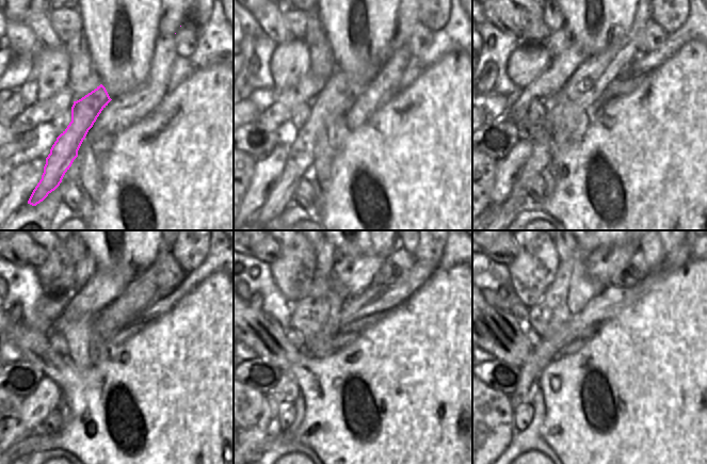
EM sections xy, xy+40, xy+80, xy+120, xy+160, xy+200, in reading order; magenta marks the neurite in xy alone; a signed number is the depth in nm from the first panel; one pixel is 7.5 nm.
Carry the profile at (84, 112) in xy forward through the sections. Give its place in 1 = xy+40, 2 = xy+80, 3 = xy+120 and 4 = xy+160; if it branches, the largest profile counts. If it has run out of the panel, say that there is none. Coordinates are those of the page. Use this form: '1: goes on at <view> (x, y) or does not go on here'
1: goes on at xy+40 (341, 89)
2: goes on at xy+80 (584, 88)
3: goes on at xy+120 (122, 312)
4: goes on at xy+160 (387, 275)

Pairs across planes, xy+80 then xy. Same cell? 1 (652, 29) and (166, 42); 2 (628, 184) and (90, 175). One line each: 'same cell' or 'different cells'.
1: different cells
2: different cells

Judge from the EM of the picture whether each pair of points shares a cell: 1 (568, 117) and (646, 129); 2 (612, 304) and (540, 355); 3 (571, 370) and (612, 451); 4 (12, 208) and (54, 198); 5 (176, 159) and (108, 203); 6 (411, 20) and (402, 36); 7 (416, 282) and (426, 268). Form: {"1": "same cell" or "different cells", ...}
{"1": "different cells", "2": "same cell", "3": "same cell", "4": "different cells", "5": "same cell", "6": "same cell", "7": "same cell"}

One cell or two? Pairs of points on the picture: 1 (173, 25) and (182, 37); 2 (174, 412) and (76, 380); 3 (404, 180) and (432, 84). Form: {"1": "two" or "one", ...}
{"1": "two", "2": "one", "3": "one"}

